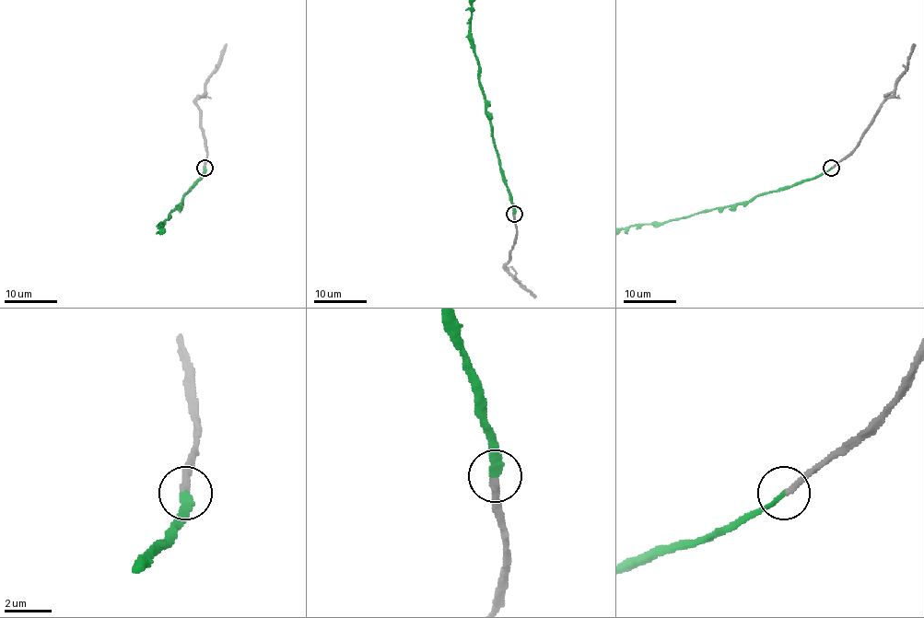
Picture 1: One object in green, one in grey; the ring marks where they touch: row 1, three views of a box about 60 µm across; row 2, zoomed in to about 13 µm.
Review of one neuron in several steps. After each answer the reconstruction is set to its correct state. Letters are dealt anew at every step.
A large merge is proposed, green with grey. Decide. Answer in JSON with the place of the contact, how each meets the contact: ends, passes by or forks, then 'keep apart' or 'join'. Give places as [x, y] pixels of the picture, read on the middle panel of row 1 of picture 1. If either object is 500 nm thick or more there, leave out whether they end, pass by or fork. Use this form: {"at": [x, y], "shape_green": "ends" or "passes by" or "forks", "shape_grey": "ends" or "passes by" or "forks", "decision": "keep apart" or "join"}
{"at": [514, 214], "shape_green": "ends", "shape_grey": "ends", "decision": "join"}

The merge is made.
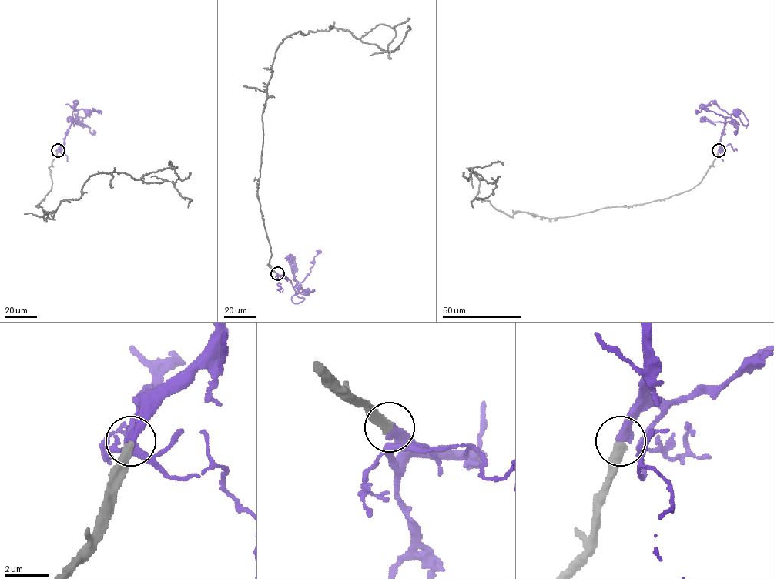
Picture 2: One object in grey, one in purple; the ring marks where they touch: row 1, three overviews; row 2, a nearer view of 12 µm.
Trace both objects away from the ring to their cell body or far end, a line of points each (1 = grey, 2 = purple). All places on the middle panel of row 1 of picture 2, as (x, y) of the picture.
1: (276, 273), (268, 266), (257, 189), (275, 51), (299, 31), (333, 28), (393, 51), (407, 28)
2: (276, 273), (283, 276), (293, 287), (295, 286), (295, 293), (303, 299), (295, 303), (292, 297), (306, 291)

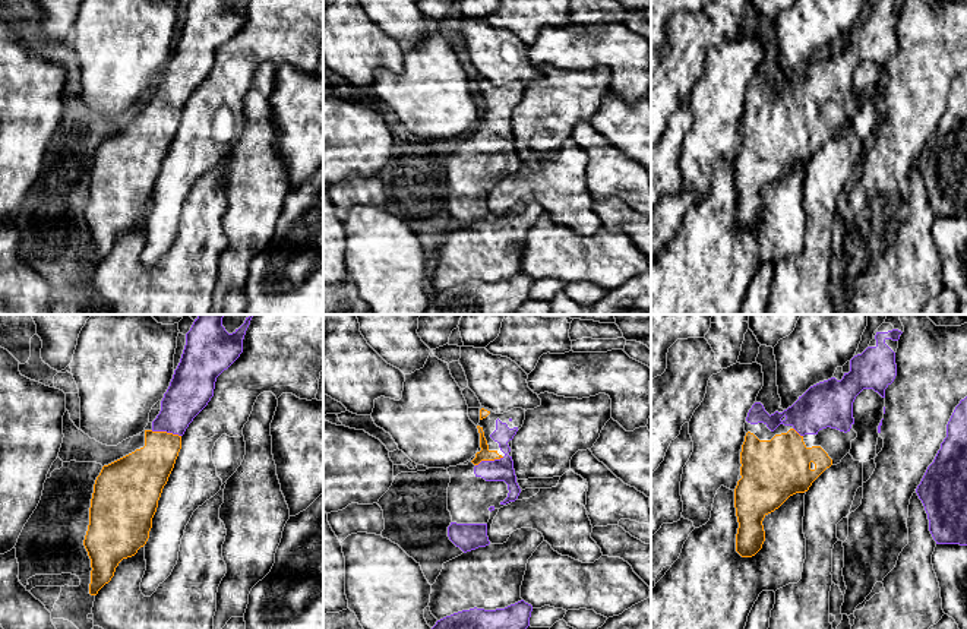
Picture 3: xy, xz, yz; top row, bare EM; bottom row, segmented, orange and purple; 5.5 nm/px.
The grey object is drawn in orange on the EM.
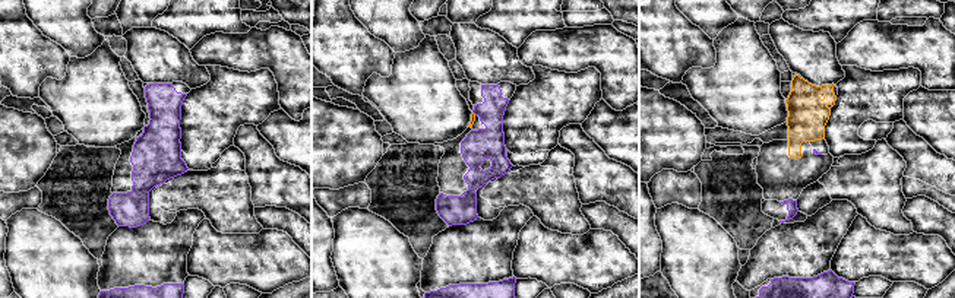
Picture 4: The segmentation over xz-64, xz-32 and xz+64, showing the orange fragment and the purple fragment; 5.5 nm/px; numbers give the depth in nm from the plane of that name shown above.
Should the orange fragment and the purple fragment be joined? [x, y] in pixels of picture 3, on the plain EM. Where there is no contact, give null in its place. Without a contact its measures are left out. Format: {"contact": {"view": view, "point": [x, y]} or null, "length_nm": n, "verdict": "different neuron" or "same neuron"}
{"contact": {"view": "xy", "point": [166, 104]}, "length_nm": 170, "verdict": "same neuron"}

